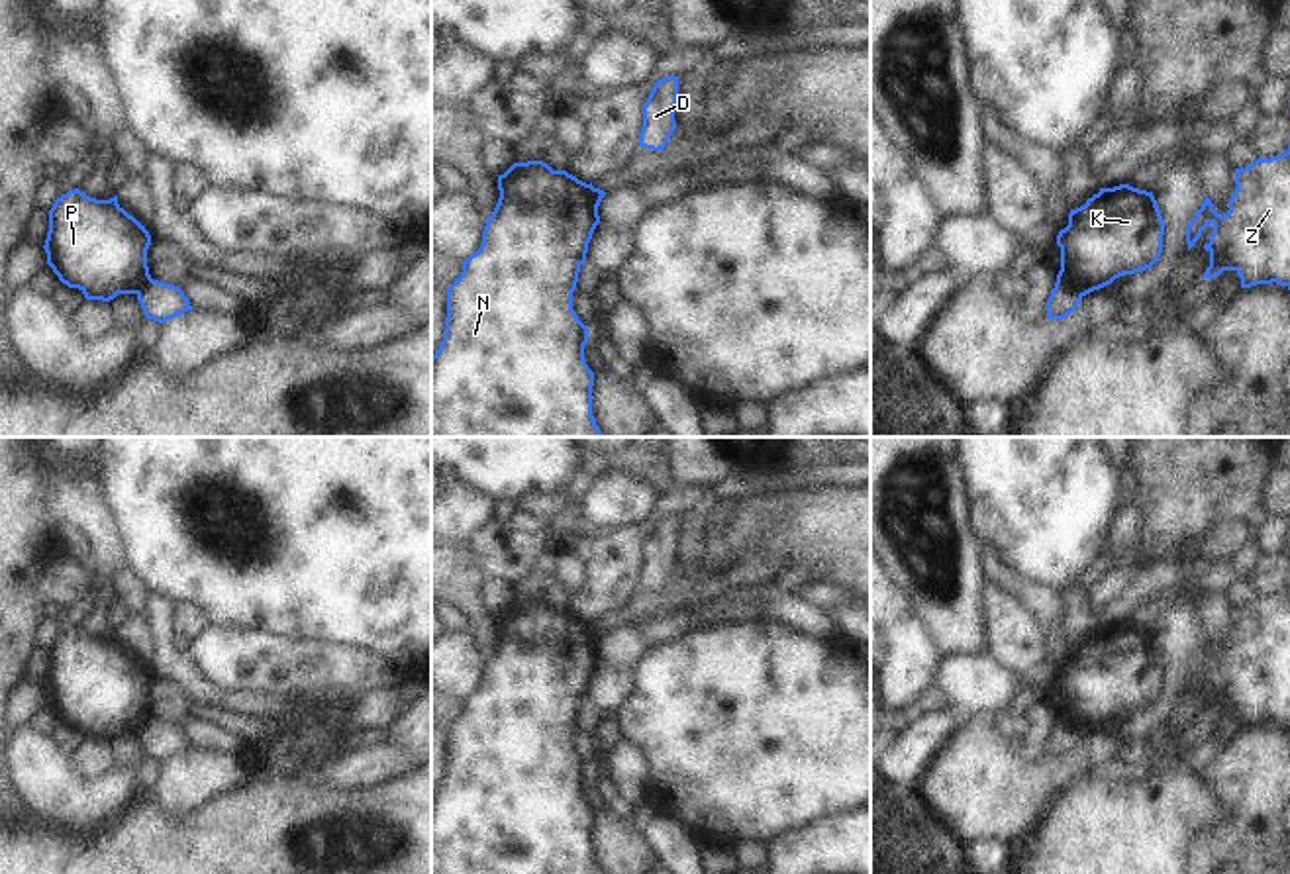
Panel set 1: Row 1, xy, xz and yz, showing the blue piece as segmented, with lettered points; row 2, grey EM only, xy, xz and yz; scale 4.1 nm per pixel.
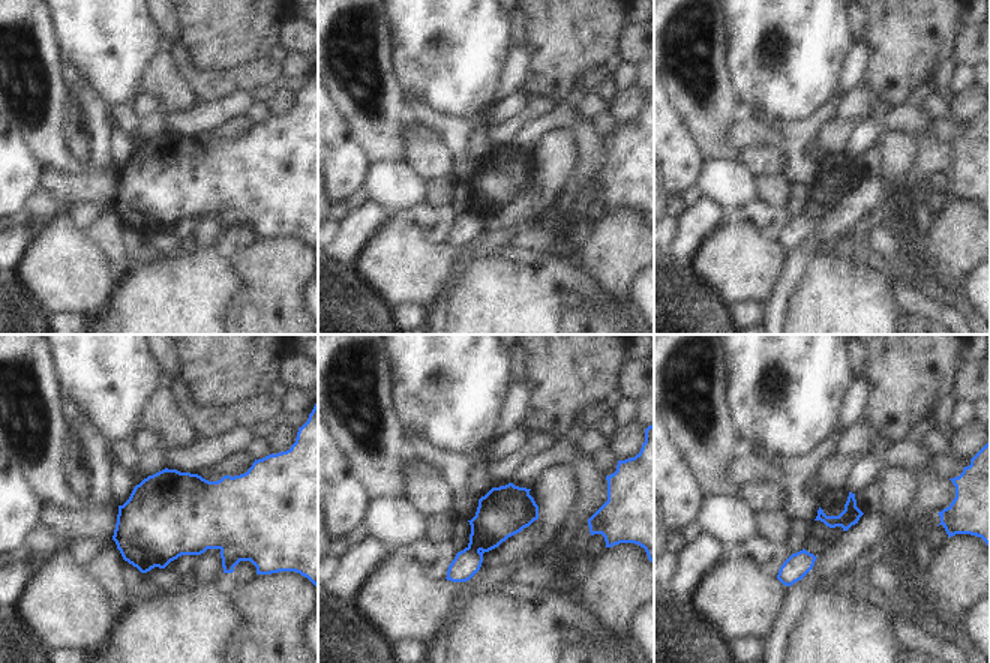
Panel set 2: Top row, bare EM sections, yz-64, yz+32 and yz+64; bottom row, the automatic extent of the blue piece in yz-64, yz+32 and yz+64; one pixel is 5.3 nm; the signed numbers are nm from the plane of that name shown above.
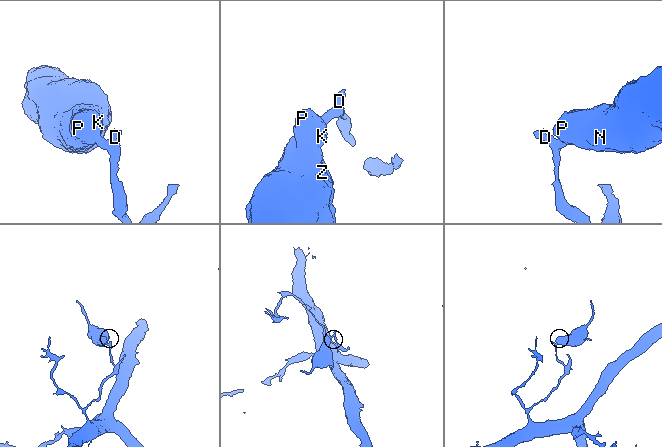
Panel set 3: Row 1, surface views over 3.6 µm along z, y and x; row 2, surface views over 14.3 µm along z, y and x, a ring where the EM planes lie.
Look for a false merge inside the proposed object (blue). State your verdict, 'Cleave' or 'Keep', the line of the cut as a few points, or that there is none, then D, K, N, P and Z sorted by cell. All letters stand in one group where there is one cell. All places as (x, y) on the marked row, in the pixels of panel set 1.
Cleave. Split along yz (1057, 279), (1073, 285), (1083, 294). Groups: D / K N P Z

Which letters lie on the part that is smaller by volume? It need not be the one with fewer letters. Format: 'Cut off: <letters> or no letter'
Cut off: K, N, P, Z

